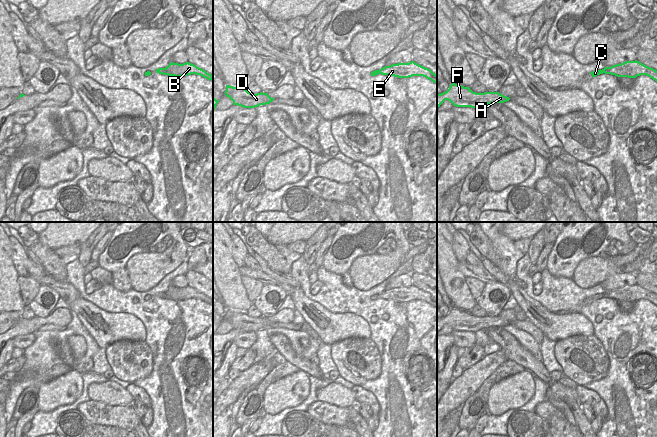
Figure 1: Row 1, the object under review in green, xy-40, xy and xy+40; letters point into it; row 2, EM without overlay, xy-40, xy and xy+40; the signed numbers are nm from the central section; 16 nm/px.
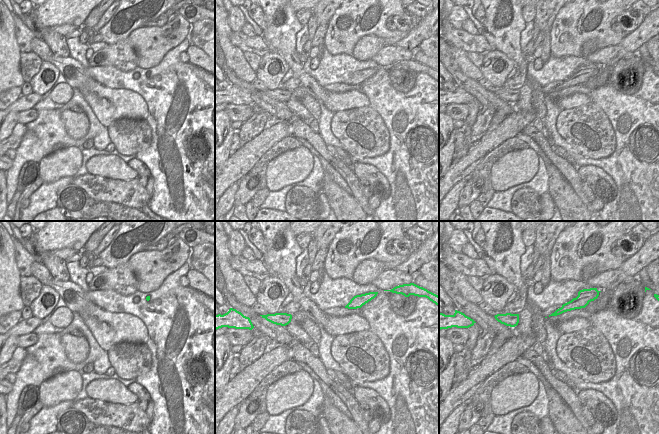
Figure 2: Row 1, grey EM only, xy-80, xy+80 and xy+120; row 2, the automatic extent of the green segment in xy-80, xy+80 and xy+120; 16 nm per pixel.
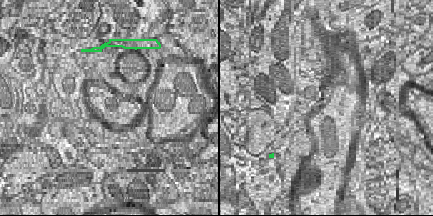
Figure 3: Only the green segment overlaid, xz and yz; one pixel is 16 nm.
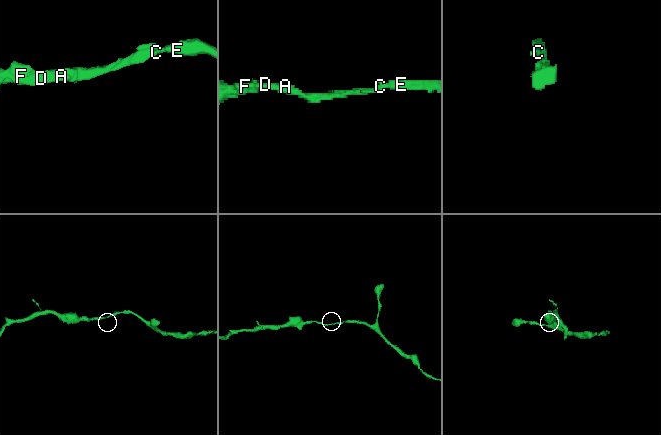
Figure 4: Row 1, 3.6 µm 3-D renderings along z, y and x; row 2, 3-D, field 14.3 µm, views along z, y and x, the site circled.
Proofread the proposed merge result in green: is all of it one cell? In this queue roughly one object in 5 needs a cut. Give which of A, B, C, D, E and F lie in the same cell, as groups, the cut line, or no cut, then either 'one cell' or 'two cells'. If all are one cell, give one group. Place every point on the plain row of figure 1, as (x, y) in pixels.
A B C D E F; no cut; one cell

